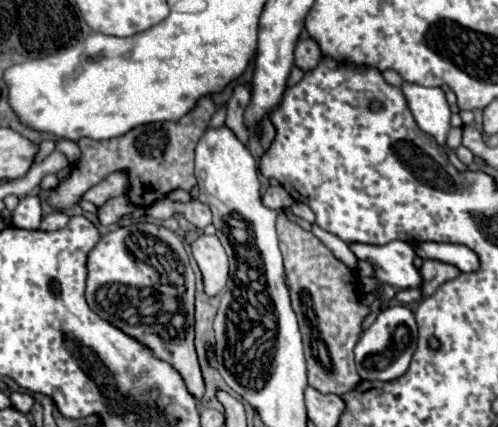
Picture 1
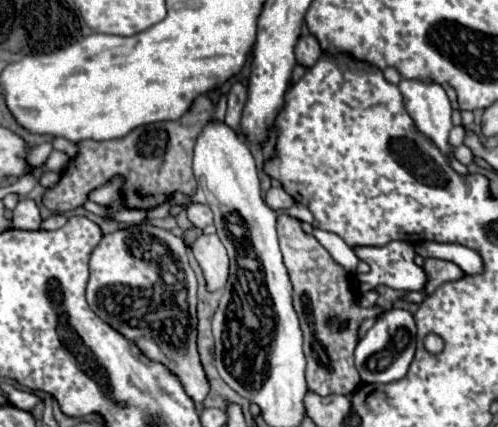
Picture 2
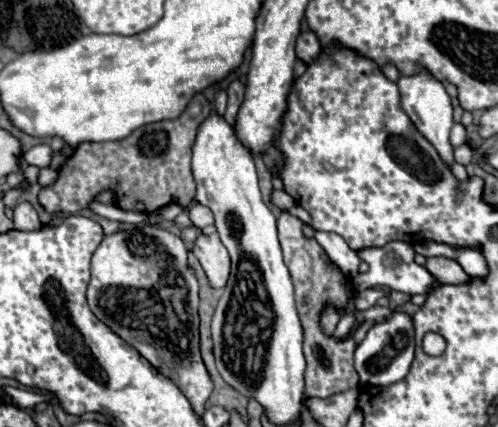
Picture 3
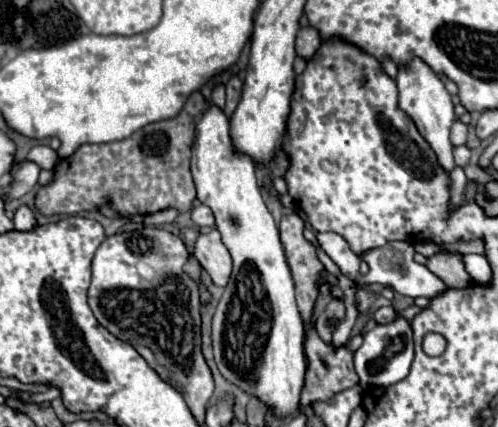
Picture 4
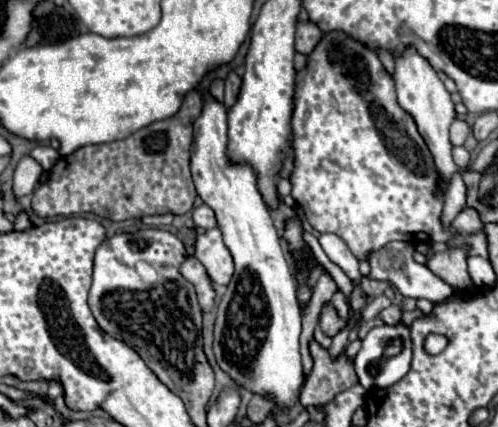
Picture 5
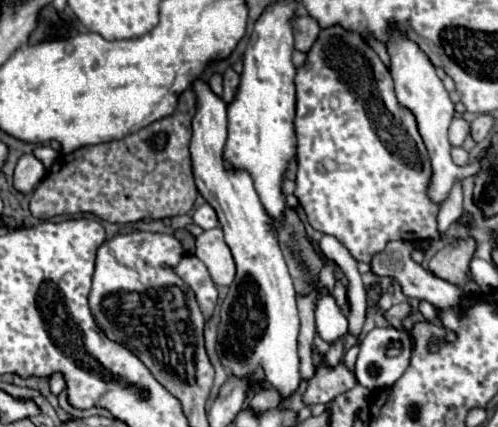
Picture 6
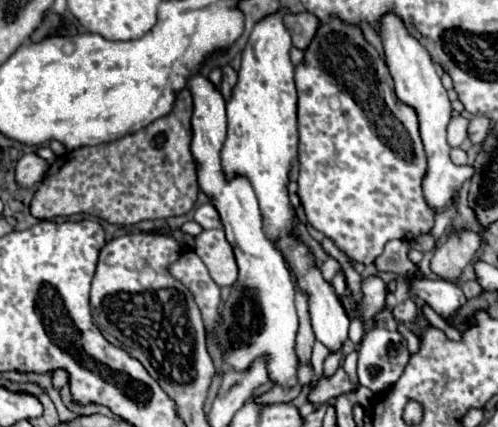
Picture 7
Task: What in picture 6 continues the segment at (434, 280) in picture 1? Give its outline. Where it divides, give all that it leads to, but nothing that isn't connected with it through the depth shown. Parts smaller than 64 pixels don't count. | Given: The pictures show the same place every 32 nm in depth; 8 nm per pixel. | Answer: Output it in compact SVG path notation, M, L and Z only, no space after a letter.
M464 240L456 244L444 246L436 256L430 258L428 268L442 280L464 288L468 282L468 260L472 258L474 252L474 242Z

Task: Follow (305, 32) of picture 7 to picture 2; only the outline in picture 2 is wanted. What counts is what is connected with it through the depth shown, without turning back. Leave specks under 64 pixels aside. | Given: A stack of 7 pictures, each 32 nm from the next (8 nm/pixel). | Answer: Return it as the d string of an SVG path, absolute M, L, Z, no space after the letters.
M302 36L296 44L296 62L304 68L312 68L316 60L322 56L320 44L314 36Z

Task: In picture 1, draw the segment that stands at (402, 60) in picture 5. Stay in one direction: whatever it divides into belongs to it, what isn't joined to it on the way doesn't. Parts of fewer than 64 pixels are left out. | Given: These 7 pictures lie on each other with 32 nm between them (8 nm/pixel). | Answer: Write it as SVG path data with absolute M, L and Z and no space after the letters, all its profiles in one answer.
M404 82L402 92L420 130L428 132L438 140L438 144L446 146L446 134L450 130L452 112L444 98L444 92L440 88L426 88L410 82Z

